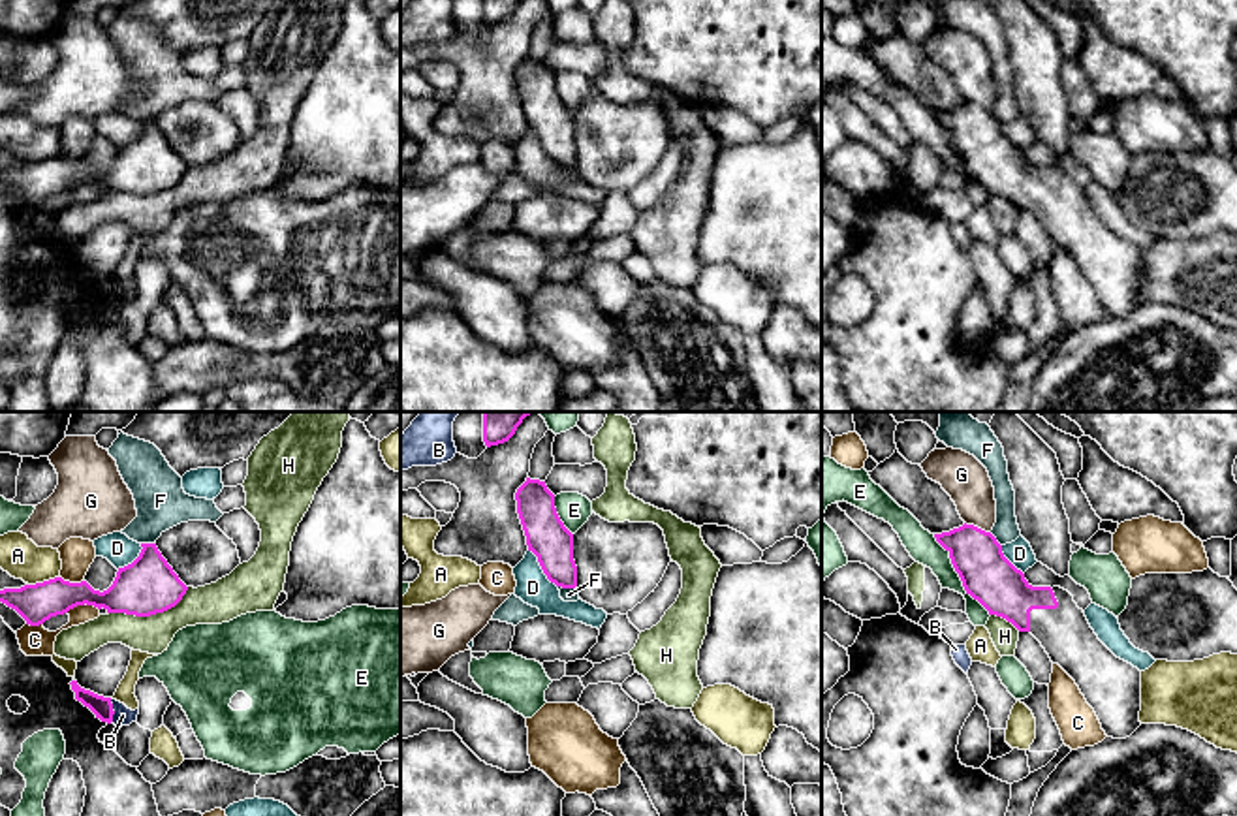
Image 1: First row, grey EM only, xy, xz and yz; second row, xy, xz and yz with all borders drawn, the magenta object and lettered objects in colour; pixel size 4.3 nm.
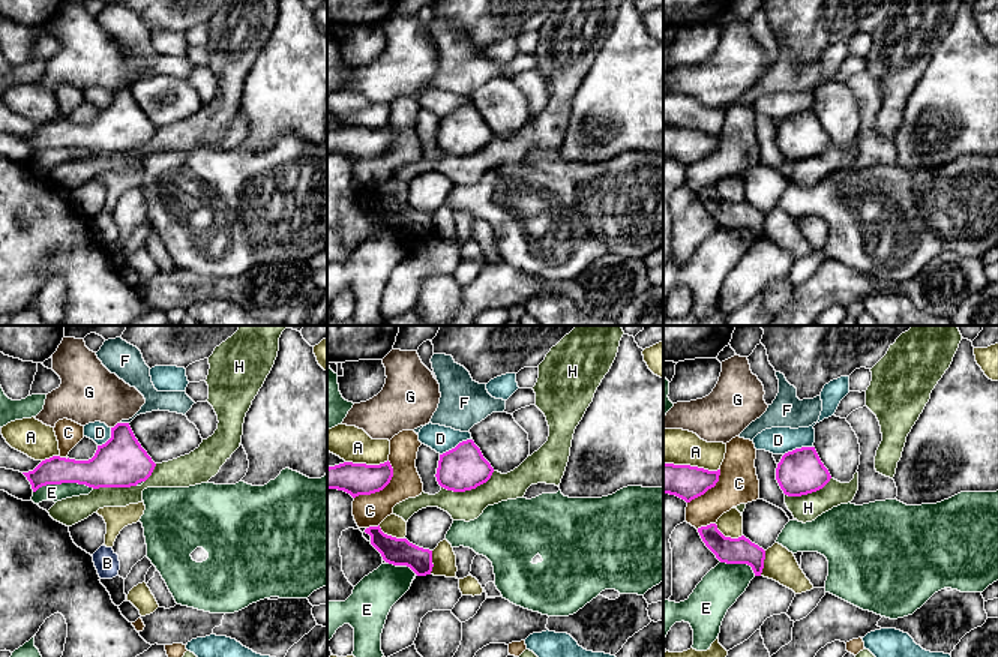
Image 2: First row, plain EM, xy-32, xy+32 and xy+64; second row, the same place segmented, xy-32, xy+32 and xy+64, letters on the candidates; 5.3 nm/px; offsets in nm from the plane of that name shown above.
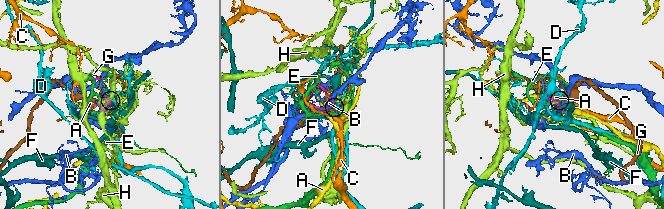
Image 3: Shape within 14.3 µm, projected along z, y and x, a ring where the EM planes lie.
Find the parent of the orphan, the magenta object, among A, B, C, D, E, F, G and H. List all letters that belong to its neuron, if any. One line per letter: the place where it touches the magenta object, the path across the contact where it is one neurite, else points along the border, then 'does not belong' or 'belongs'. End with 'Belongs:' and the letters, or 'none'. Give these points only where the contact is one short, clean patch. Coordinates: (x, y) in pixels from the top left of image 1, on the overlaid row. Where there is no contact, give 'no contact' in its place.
A: contact xy (44, 581); does not belong
B: contact xy (113, 711); does not belong
C: contact xy (81, 604); does not belong
D: contact xz (542, 568); does not belong
E: contact yz (959, 576); does not belong
F: contact xz (568, 587); does not belong
G: contact yz (976, 527); does not belong
H: contact xy (151, 613); border xy (188, 587), (173, 606), (162, 612), (149, 615), (109, 613); does not belong
Belongs: none

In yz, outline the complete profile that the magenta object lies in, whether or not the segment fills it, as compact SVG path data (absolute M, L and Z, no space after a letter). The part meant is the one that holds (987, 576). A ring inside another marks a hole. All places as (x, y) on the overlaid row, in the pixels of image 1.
M964 523L949 532L934 534L934 538L949 553L966 594L978 600L989 615L1006 619L1019 632L1030 632L1041 643L1051 662L1075 681L1107 737L1126 739L1141 726L1141 671L1117 658L1098 639L1068 590L1032 587L1025 573L1004 557L996 538L974 525Z

